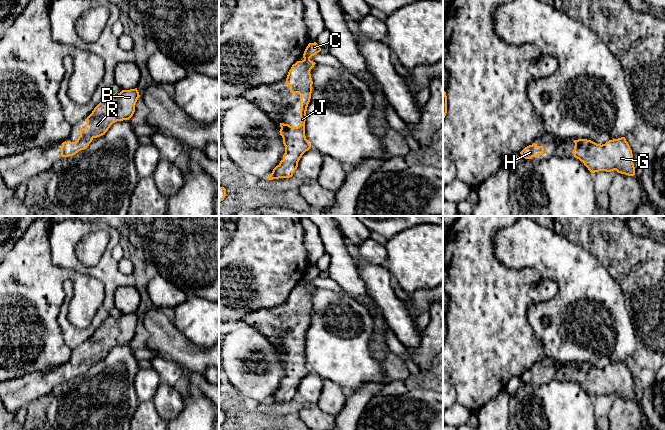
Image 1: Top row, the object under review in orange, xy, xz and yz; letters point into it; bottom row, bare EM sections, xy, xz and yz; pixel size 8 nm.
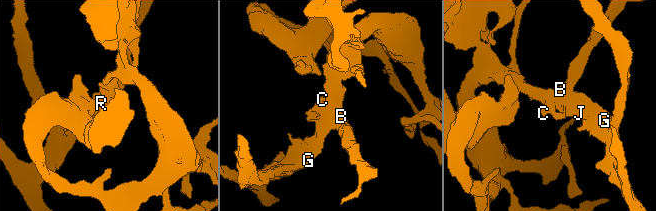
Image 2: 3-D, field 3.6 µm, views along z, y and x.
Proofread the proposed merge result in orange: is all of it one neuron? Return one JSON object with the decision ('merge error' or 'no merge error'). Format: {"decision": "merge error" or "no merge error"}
{"decision": "no merge error"}

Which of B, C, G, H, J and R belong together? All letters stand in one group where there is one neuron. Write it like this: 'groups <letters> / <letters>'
groups B C G H J R

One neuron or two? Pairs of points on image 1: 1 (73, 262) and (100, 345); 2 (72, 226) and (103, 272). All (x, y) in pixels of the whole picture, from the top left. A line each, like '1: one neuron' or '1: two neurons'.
1: two neurons
2: one neuron

